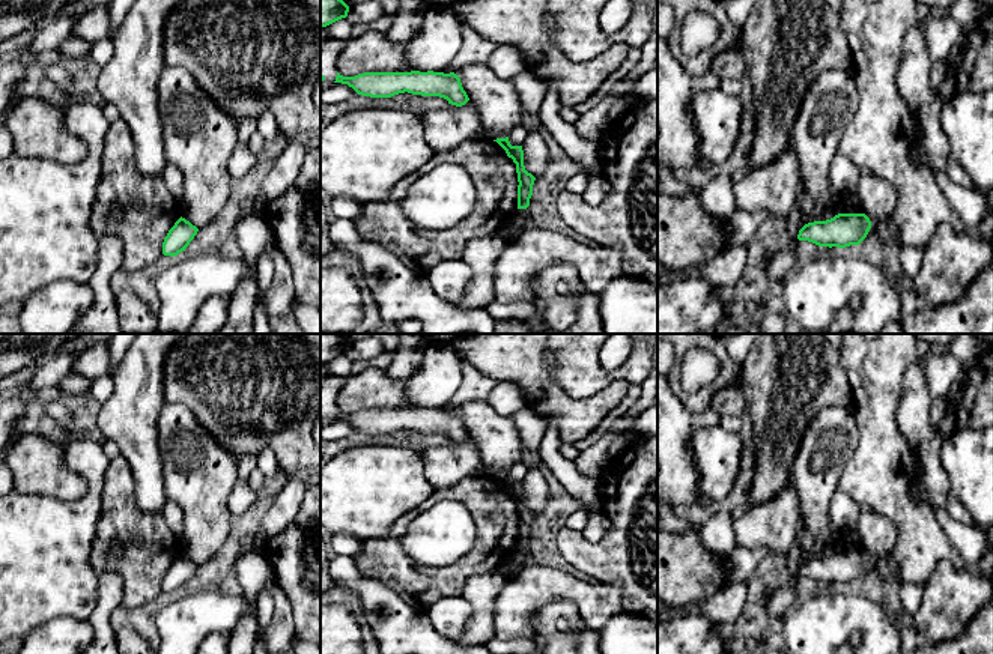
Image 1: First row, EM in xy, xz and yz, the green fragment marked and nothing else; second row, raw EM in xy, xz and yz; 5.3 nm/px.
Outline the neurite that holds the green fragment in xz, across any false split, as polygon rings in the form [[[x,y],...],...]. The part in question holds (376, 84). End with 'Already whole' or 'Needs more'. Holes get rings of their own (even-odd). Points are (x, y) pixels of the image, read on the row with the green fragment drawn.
[[[337,72],[334,83],[348,84],[358,95],[370,98],[391,98],[408,92],[421,96],[439,96],[456,107],[469,101],[459,75],[454,72],[364,72],[355,77],[343,77]]]. Already whole

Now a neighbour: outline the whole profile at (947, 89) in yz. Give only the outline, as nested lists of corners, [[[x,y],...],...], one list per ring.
[[[946,75],[946,78],[933,92],[934,92],[934,96],[940,102],[948,102],[957,93],[957,80],[955,80],[955,75]]]

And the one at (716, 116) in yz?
[[[718,89],[697,93],[689,107],[701,156],[712,165],[722,164],[733,155],[740,132],[740,99]]]

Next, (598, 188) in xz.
[[[602,171],[588,174],[588,185],[582,198],[590,204],[602,203],[609,194],[611,183],[606,180]]]

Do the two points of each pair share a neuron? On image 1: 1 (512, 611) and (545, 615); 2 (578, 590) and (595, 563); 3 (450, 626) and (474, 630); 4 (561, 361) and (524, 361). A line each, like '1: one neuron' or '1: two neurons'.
1: two neurons
2: two neurons
3: two neurons
4: two neurons

